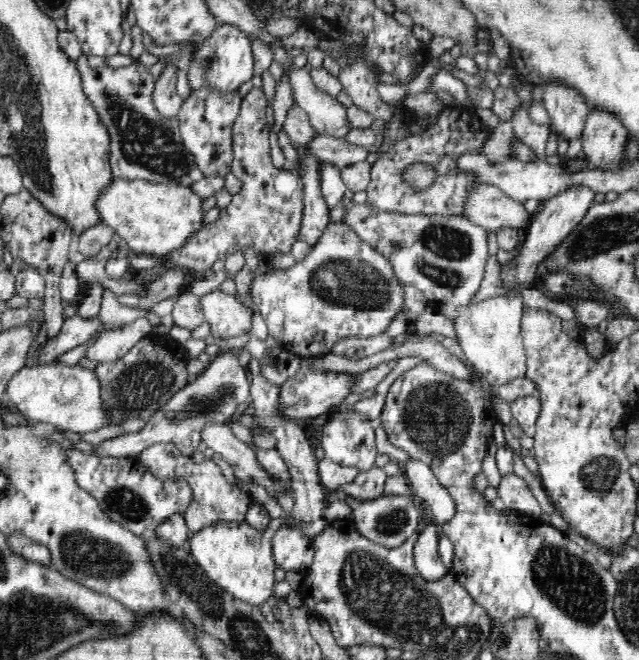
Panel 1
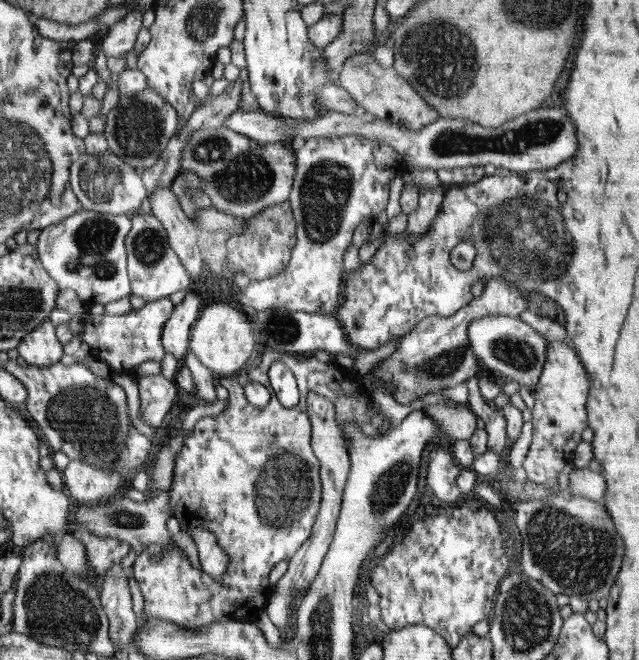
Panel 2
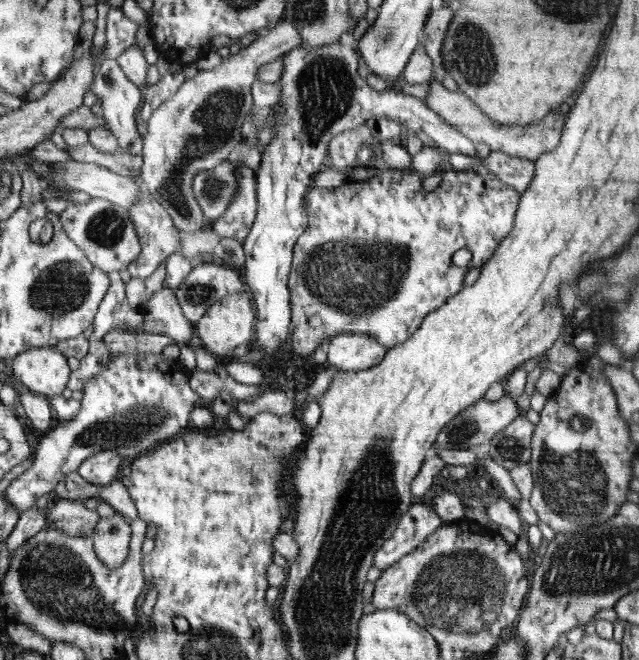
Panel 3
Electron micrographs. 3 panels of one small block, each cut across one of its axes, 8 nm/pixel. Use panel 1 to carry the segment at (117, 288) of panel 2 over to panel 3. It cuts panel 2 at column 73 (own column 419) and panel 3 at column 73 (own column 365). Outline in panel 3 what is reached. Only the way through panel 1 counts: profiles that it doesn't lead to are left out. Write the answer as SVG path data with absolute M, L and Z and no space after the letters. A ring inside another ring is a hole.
M95 198L86 203L70 202L59 215L63 229L67 231L72 242L84 251L96 267L106 273L126 271L128 265L143 252L138 231L130 220L130 212L117 203Z

